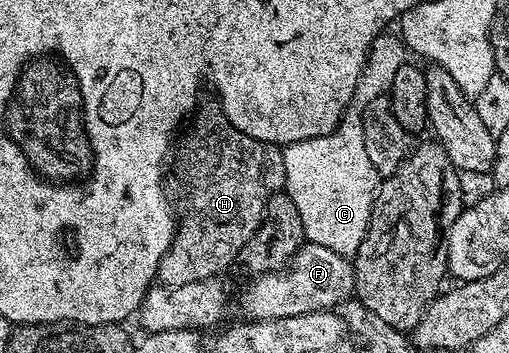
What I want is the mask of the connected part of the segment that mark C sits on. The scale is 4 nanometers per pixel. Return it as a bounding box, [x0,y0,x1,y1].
[281,33,407,257]

